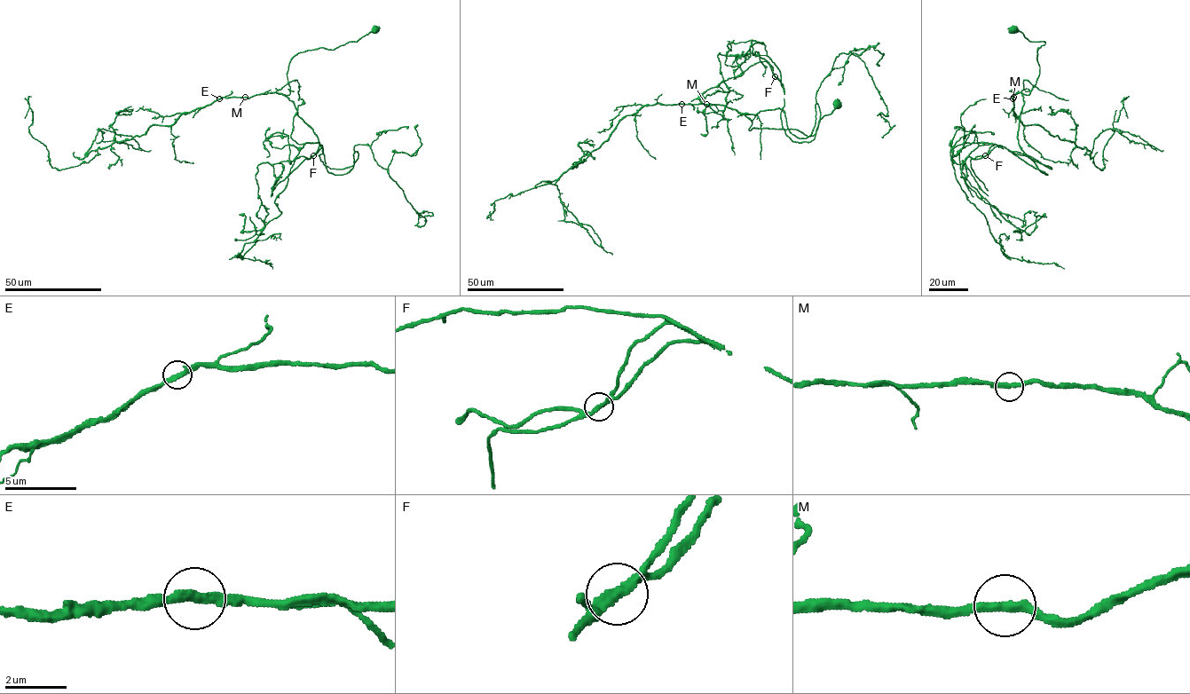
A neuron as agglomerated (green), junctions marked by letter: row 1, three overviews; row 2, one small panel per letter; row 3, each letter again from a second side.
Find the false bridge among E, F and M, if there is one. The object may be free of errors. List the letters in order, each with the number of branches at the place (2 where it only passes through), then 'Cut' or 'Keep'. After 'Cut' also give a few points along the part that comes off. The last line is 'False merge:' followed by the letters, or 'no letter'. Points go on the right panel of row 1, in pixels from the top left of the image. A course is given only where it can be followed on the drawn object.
E: Branches: 2. Keep
F: Branches: 2. Cut. Course of the part to remove: (985, 155), (994, 143), (965, 142), (952, 148), (952, 163), (1001, 249), (1064, 269)
M: Branches: 2. Keep
False merge: F

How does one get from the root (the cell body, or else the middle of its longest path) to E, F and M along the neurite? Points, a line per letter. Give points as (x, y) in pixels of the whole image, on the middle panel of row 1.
E: (837, 104), (811, 136), (794, 129), (749, 130), (752, 121), (735, 109), (681, 104)
F: (837, 104), (811, 136), (749, 130), (779, 108), (806, 138), (816, 103), (815, 138), (786, 134), (775, 76)
M: (837, 104), (811, 136), (794, 129), (749, 130), (752, 121), (744, 114), (706, 104)

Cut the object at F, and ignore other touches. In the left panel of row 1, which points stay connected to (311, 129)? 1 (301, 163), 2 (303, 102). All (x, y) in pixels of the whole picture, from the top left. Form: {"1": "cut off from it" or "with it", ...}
{"1": "cut off from it", "2": "cut off from it"}

